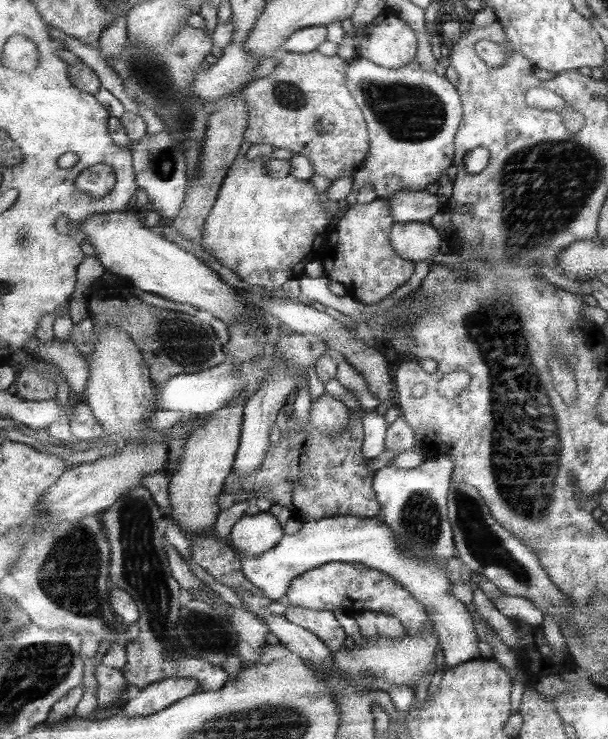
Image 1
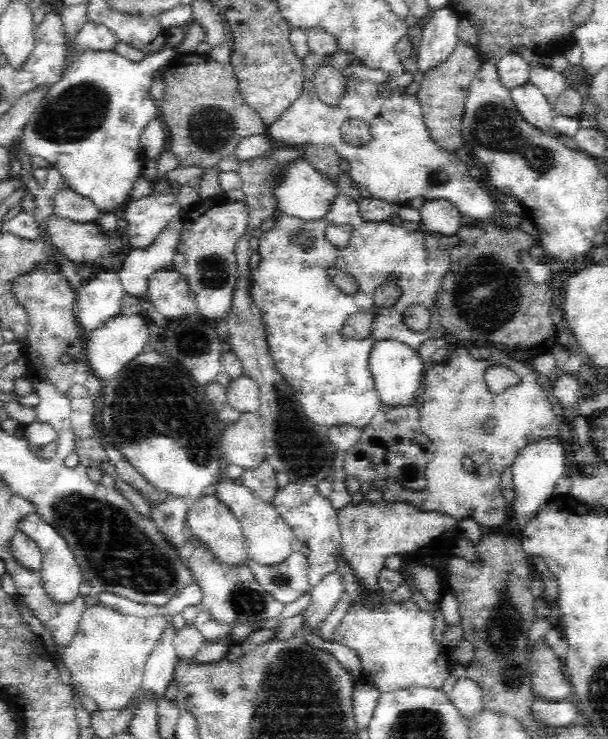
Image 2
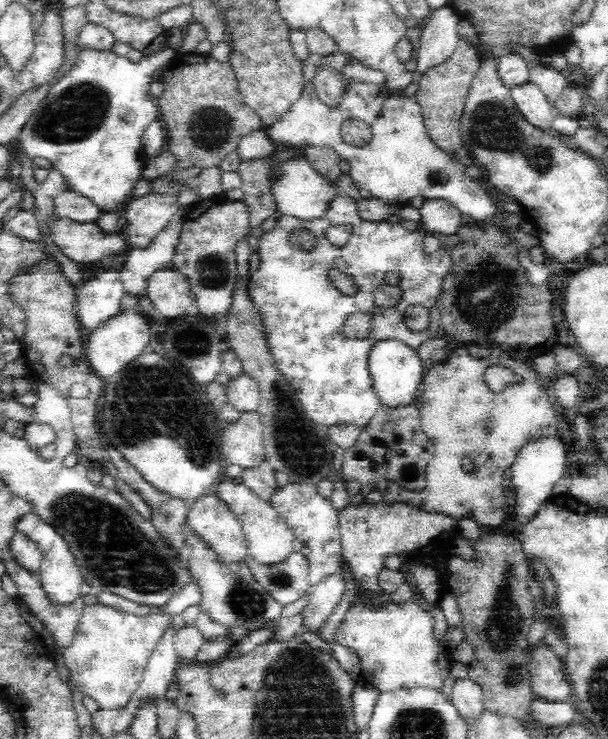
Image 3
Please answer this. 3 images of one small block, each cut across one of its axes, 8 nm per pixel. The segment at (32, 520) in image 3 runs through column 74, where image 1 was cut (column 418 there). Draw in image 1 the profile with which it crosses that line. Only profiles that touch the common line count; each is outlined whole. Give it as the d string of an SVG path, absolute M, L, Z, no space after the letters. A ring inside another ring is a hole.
M337 516L327 520L305 522L297 534L285 536L277 548L263 554L261 558L259 556L251 558L247 554L241 554L241 560L249 582L273 602L287 600L289 588L299 576L315 568L321 568L325 564L345 562L345 564L363 564L381 570L387 576L395 578L397 584L403 586L407 592L413 592L413 596L427 606L427 612L431 614L433 626L437 630L439 646L445 656L443 662L447 664L447 668L455 668L481 658L479 636L475 632L473 614L469 614L471 606L465 606L461 600L455 600L451 596L453 584L447 578L445 566L441 566L439 562L421 560L417 554L407 554L403 546L397 542L397 536L389 528L389 524L385 524L379 518Z

